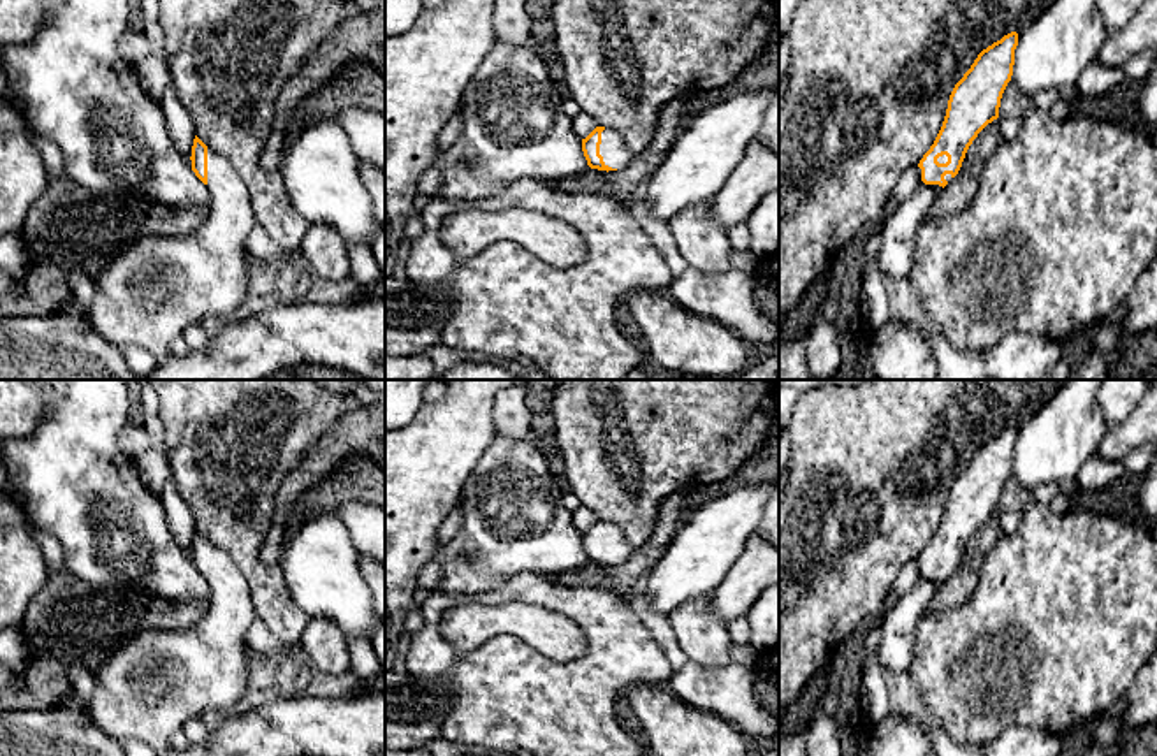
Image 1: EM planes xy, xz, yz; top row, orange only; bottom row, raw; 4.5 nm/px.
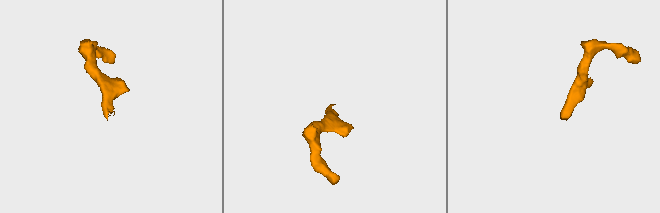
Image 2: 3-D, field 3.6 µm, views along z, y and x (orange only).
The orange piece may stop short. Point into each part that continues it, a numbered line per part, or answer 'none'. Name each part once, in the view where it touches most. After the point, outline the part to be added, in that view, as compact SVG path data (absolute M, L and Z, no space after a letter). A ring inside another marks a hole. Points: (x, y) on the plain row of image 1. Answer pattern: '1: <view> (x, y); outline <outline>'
1: xz (616, 547); outline M612 522L601 526L600 549L605 559L621 564L635 549L626 540L622 529Z

